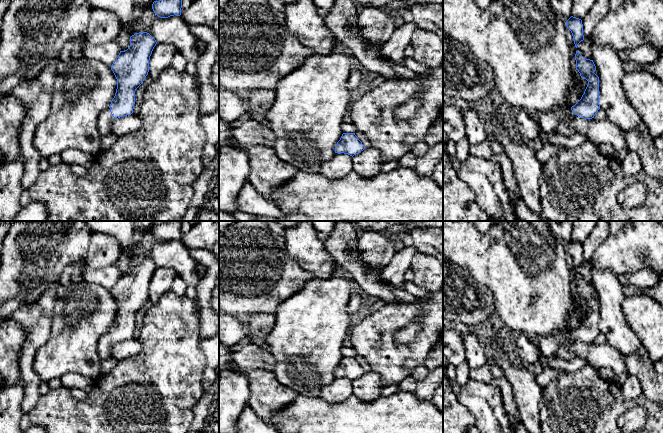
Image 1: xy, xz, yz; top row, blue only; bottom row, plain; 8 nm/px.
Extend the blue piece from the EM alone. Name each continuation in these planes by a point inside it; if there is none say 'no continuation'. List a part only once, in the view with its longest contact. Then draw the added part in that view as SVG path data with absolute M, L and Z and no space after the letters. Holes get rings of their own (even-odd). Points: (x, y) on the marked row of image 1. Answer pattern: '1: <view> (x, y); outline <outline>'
1: yz (563, 128); outline M570 108L568 111L568 115L563 120L560 121L559 125L553 132L565 136L573 135L575 132L569 127L569 122L572 119L576 119L576 118L580 118L580 117L575 115Z

